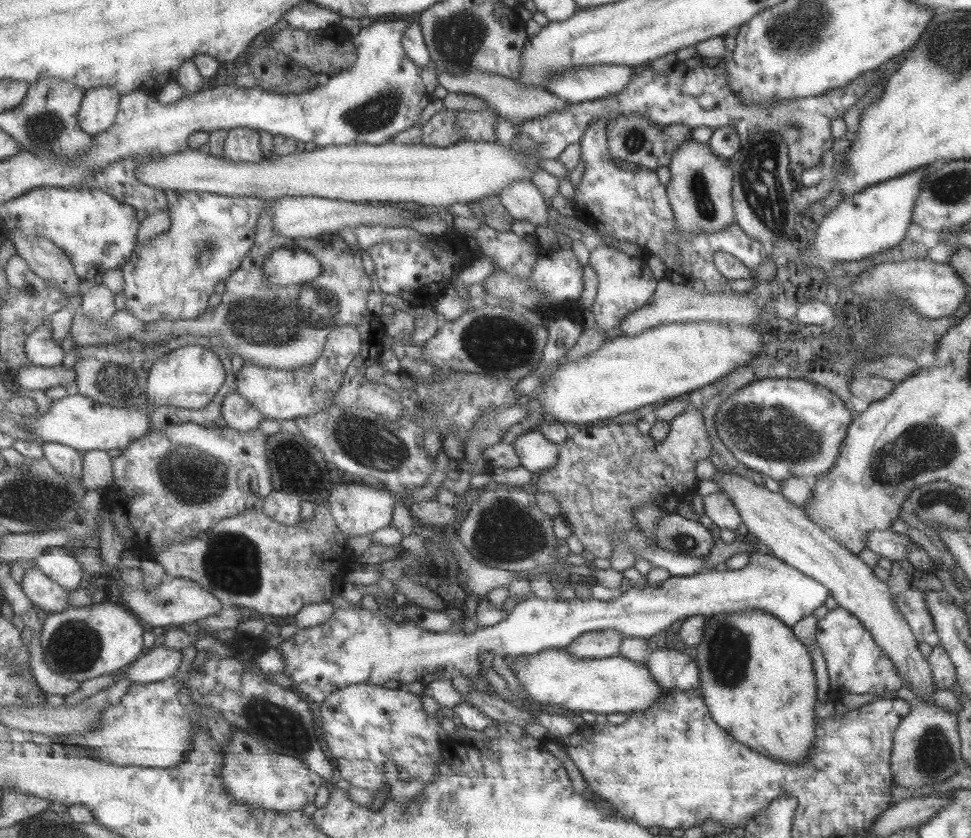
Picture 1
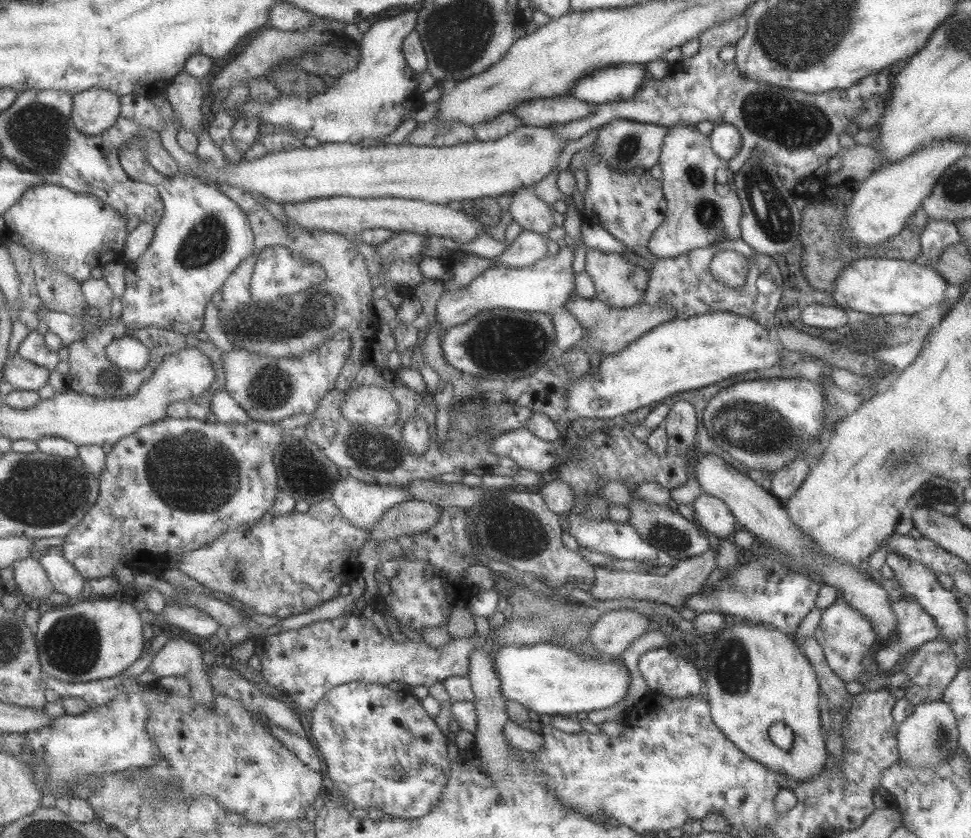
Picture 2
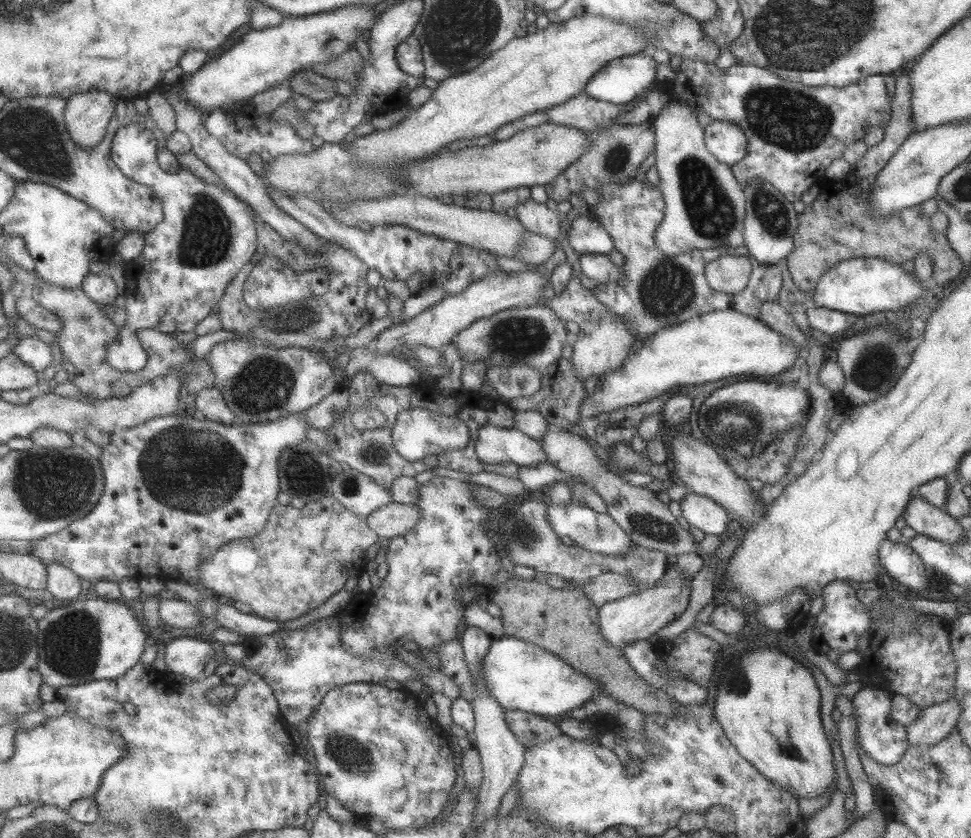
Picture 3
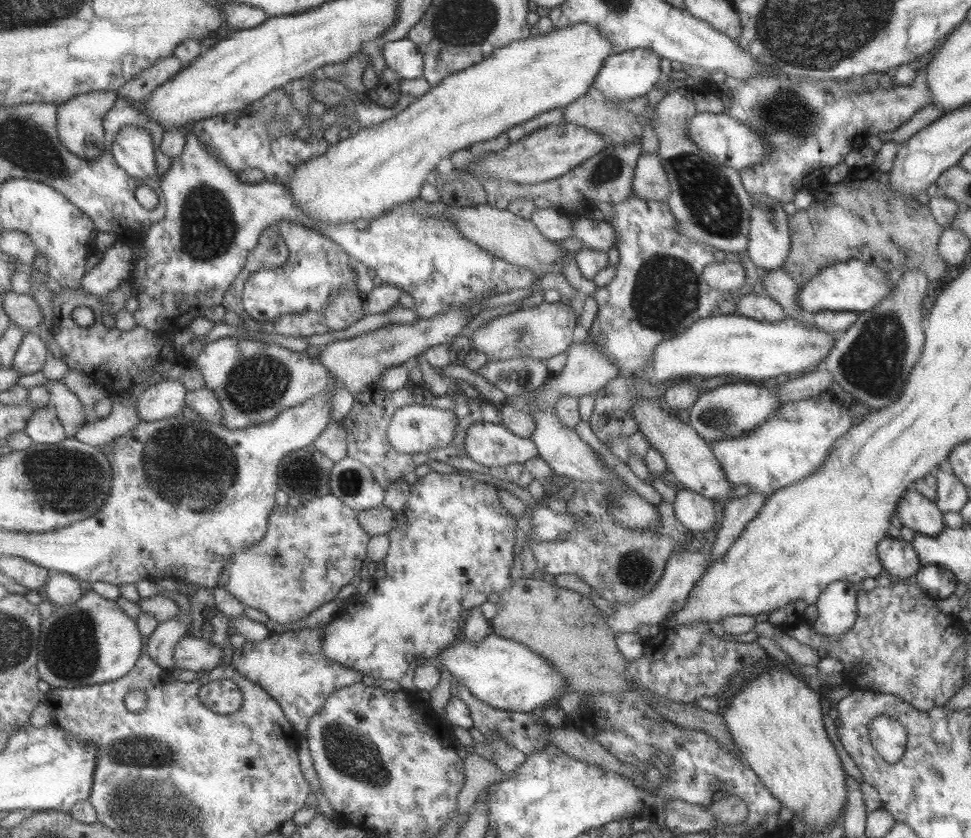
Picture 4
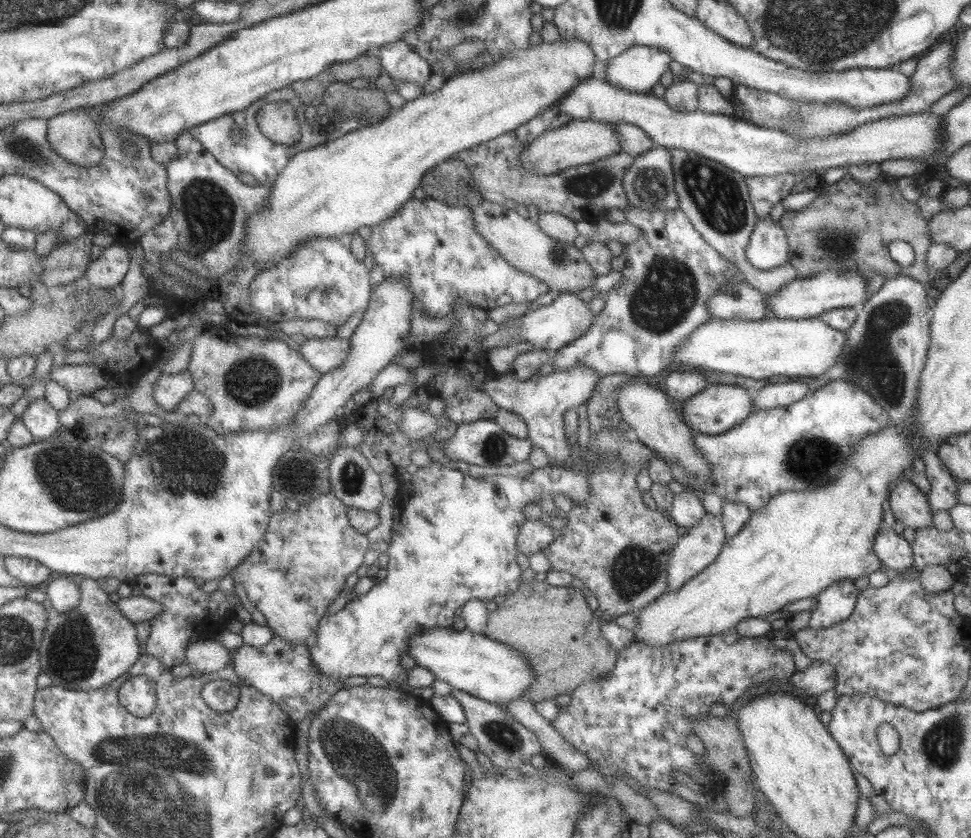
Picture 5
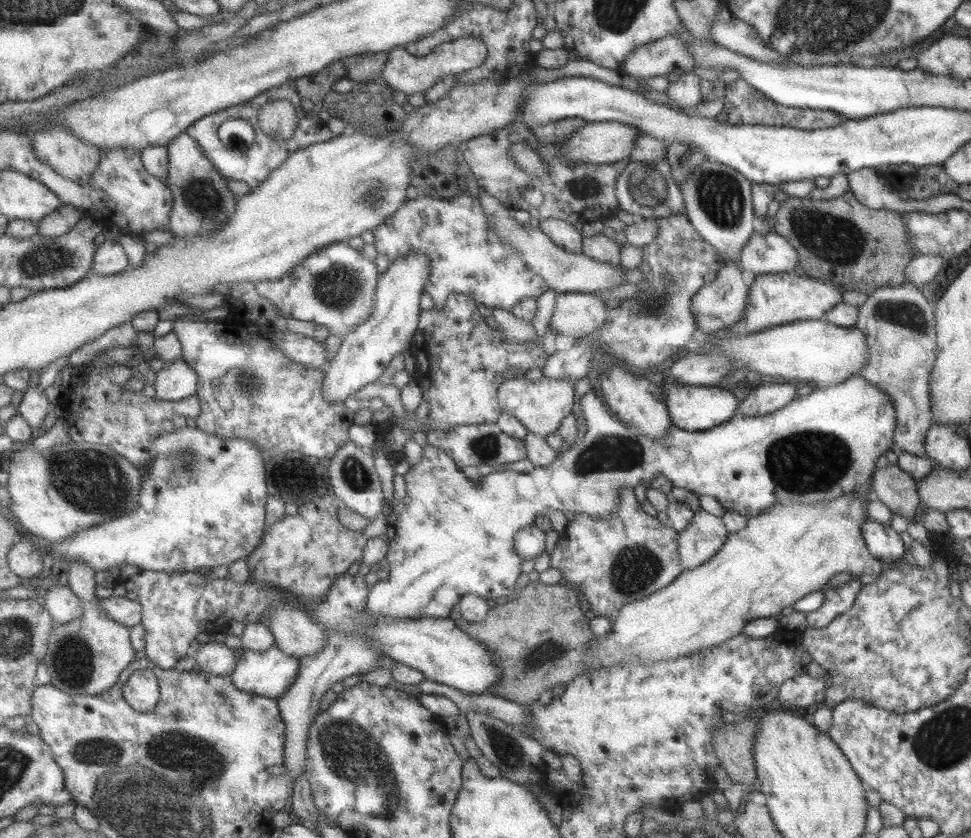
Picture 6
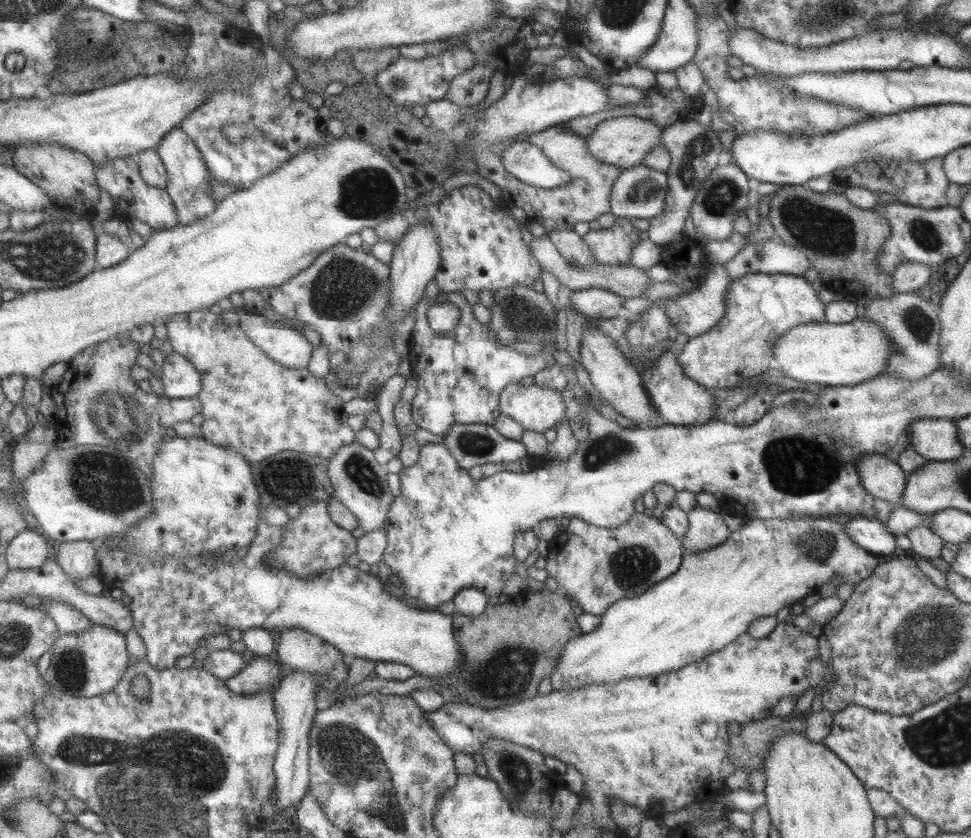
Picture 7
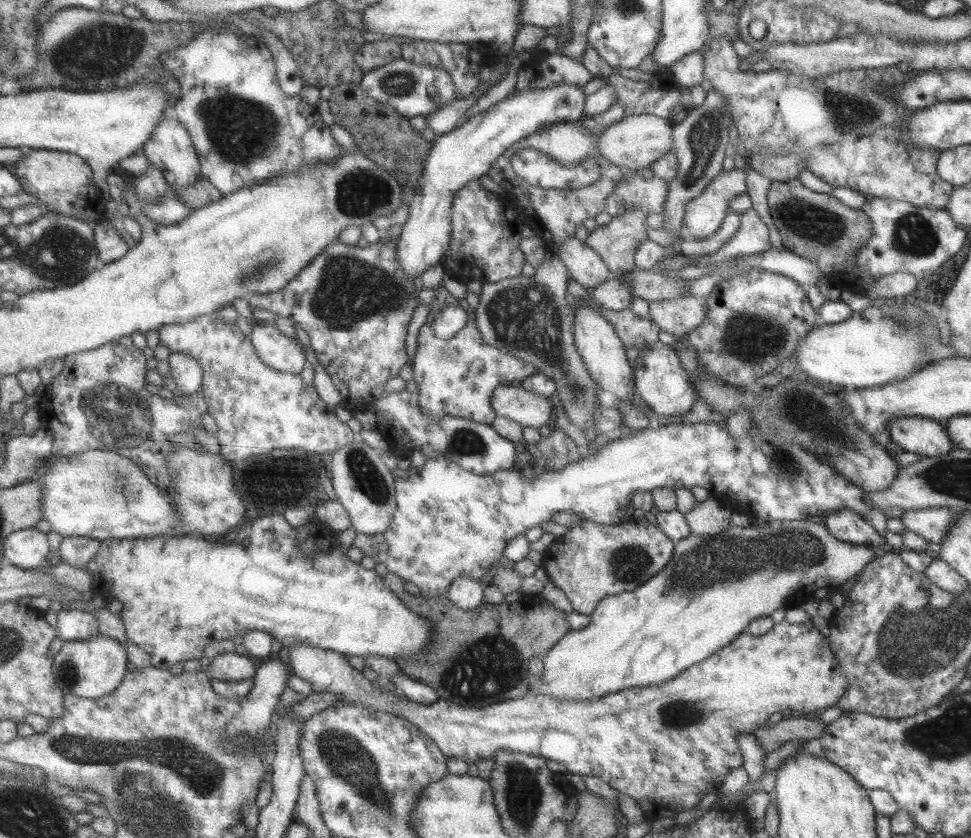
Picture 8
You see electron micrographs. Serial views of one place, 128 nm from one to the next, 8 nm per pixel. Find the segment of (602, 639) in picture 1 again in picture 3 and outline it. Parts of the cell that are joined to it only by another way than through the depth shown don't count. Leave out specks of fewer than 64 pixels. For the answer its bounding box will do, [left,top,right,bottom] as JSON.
[598,559,690,648]

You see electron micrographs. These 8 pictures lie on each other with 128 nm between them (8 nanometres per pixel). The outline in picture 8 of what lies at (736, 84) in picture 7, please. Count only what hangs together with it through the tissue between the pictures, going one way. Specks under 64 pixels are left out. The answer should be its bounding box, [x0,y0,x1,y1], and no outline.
[701,37,953,210]

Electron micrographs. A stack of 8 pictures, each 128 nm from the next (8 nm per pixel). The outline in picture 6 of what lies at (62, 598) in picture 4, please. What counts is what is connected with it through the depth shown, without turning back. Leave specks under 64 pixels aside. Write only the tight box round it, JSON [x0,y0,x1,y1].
[43,584,84,625]

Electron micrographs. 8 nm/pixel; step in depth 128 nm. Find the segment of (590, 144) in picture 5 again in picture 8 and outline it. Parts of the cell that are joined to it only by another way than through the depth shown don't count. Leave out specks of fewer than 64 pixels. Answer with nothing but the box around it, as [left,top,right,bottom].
[596,115,672,172]

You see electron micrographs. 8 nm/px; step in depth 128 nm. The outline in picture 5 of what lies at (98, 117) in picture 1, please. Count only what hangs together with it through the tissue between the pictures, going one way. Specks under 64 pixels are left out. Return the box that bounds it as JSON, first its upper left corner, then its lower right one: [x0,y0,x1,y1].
[48,107,106,166]

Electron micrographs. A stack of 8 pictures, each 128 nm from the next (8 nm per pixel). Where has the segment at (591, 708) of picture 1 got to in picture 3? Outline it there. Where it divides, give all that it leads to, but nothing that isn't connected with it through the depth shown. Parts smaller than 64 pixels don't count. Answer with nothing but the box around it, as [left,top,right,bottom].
[482,635,603,720]

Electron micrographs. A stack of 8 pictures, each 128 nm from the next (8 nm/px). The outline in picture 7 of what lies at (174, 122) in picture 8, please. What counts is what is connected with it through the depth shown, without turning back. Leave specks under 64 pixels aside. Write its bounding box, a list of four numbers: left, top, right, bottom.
[156,127,219,224]

